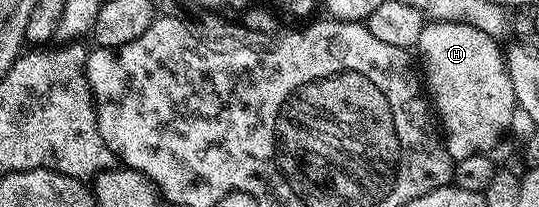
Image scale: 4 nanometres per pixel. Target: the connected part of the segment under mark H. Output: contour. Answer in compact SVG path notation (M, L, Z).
M427 22L421 30L417 45L421 76L454 161L469 158L469 154L490 153L491 147L503 135L507 136L511 127L517 105L513 82L509 82L505 52L502 47L499 49L498 42L496 37L477 26L457 22Z

